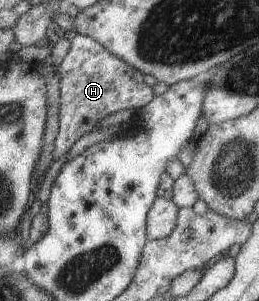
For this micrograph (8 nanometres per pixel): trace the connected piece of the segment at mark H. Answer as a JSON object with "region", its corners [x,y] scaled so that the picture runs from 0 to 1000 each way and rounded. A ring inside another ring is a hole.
{"region":[[[297,113],[274,130],[259,179],[224,213],[224,243],[224,435],[205,468],[205,538],[413,382],[490,362],[533,369],[595,322],[587,292],[552,272],[552,246],[413,176],[336,120]]]}

